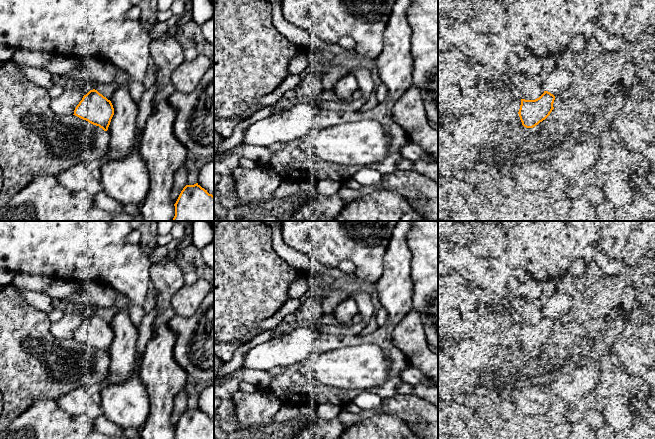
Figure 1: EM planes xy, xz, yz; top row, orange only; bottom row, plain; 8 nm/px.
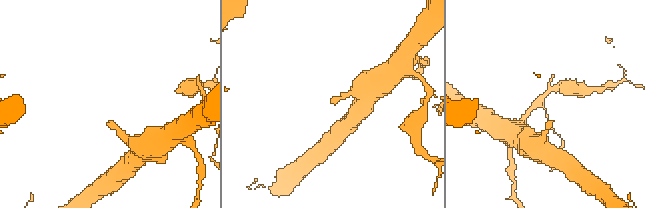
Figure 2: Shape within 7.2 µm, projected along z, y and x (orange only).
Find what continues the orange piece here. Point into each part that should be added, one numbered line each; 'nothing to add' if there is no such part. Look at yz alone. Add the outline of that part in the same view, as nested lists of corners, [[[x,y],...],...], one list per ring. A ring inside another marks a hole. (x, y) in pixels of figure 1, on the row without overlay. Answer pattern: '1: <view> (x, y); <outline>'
1: yz (557, 304); [[[554,292],[543,304],[545,315],[550,316],[555,321],[564,315],[572,306],[571,299],[559,292]]]

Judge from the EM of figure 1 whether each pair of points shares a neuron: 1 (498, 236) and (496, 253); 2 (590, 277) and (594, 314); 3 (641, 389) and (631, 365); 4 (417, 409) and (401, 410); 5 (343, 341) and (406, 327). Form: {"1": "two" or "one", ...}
{"1": "one", "2": "one", "3": "two", "4": "one", "5": "two"}

